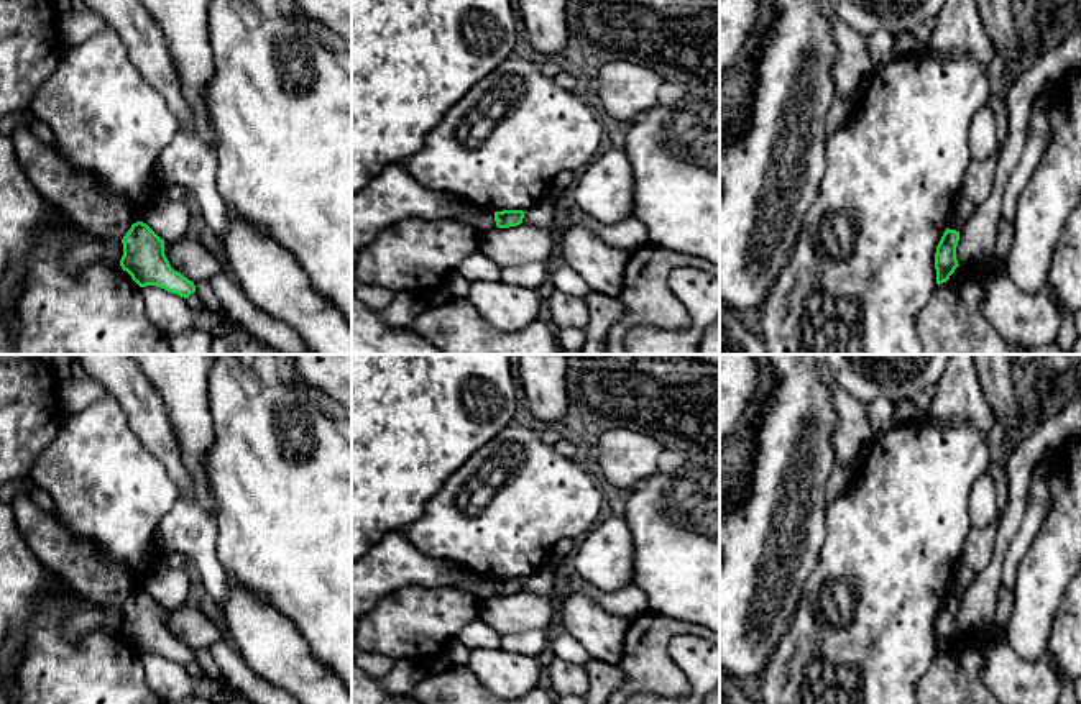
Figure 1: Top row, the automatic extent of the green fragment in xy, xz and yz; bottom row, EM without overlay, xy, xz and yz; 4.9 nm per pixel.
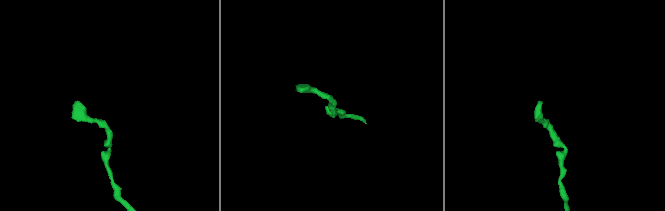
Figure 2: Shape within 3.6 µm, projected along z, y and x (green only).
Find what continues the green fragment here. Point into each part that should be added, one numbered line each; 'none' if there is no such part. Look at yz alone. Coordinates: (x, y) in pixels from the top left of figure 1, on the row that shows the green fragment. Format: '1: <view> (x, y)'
none

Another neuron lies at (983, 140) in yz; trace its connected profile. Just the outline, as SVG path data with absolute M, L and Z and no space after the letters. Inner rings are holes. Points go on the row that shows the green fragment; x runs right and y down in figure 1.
M986 105L981 108L969 128L971 159L986 161L997 156L1000 144L996 133L996 120L992 110Z

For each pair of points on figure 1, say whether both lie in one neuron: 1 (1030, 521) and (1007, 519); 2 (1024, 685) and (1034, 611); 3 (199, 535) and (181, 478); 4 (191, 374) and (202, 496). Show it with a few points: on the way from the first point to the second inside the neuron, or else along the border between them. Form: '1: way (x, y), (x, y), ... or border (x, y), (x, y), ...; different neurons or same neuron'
1: border (1030, 483), (1025, 514), (1006, 557); different neurons
2: border (1002, 634), (1022, 657), (1042, 658); different neurons
3: border (181, 496), (193, 499); different neurons
4: way (191, 404), (196, 466); same neuron

